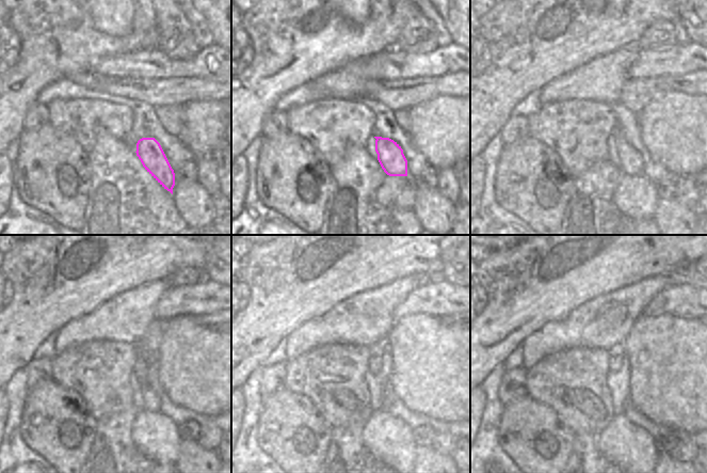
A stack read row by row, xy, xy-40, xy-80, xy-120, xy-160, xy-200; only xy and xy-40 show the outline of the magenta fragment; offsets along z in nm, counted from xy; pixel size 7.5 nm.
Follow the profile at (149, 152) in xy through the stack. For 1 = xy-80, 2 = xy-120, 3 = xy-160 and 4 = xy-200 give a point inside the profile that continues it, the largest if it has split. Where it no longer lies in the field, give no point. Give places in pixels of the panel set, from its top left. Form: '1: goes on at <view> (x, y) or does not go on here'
1: goes on at xy-80 (631, 163)
2: goes on at xy-120 (150, 400)
3: goes on at xy-160 (375, 351)
4: goes on at xy-200 (615, 353)

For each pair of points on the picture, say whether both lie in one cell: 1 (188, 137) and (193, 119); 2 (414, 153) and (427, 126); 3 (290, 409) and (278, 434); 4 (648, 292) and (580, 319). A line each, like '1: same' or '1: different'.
1: same
2: different
3: same
4: same

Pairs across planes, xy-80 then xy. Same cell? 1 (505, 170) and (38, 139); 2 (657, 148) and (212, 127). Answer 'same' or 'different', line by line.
1: same
2: same

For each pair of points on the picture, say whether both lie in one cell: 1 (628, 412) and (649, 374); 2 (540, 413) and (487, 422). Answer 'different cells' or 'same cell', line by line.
1: different cells
2: different cells

